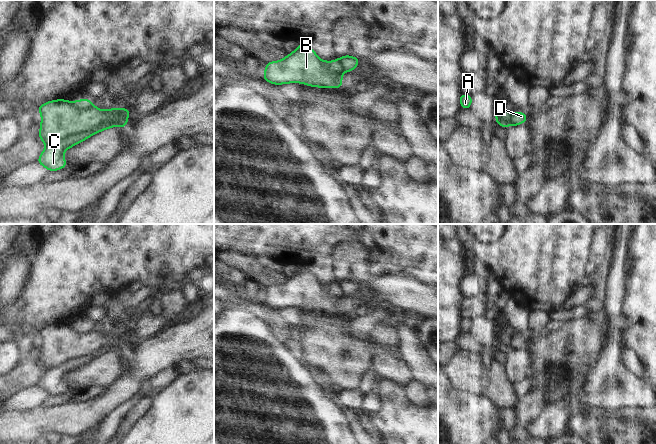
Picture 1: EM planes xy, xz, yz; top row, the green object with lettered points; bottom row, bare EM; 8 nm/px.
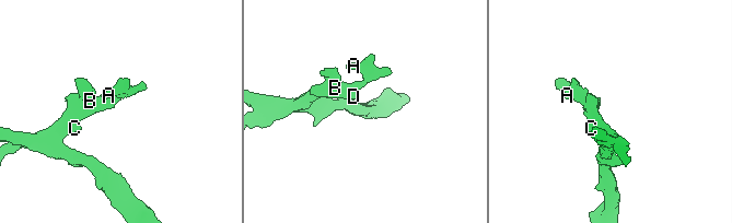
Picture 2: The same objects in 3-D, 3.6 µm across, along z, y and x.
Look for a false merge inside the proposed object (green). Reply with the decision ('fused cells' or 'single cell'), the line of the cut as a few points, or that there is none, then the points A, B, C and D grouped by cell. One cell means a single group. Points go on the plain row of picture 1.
fused cells; cut xy (117, 339), (114, 346), (103, 344), (47, 370); groups A C / B D

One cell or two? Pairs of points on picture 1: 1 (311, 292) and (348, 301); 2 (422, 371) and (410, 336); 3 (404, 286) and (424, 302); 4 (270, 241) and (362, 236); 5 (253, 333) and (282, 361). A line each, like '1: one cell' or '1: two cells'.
1: one cell
2: one cell
3: one cell
4: two cells
5: one cell

